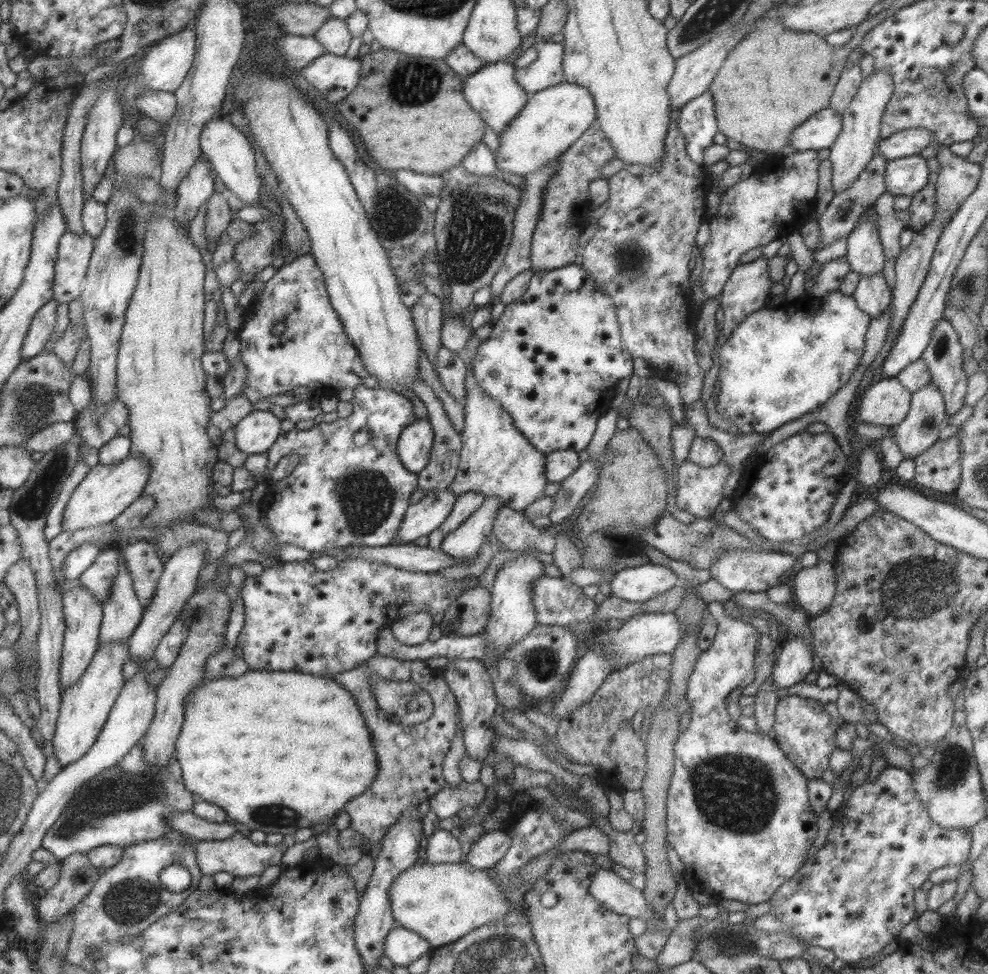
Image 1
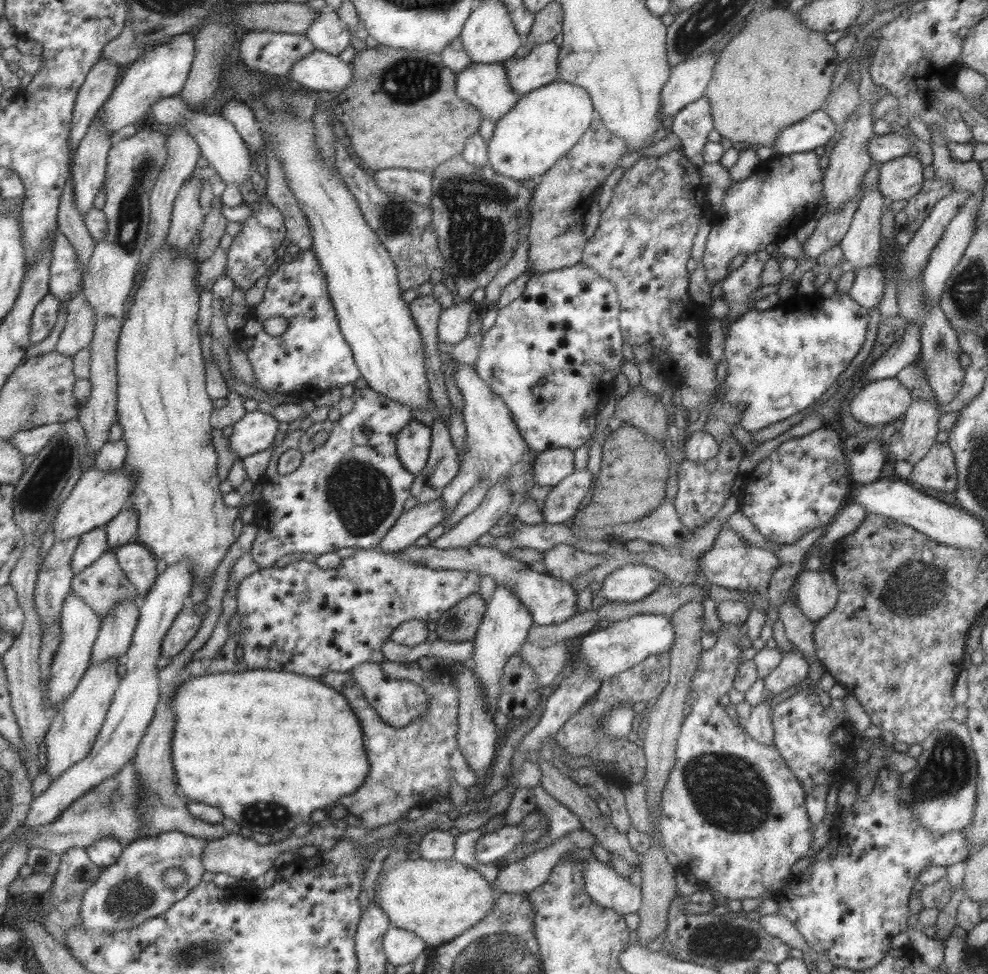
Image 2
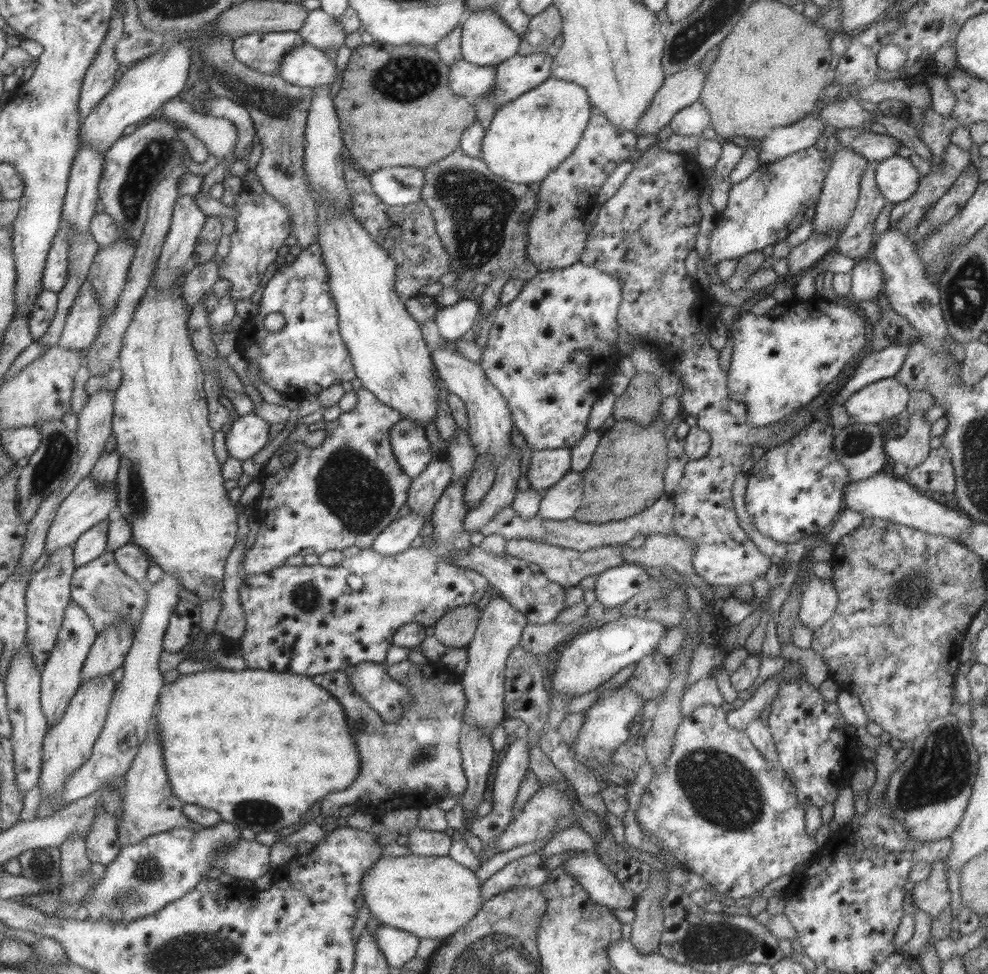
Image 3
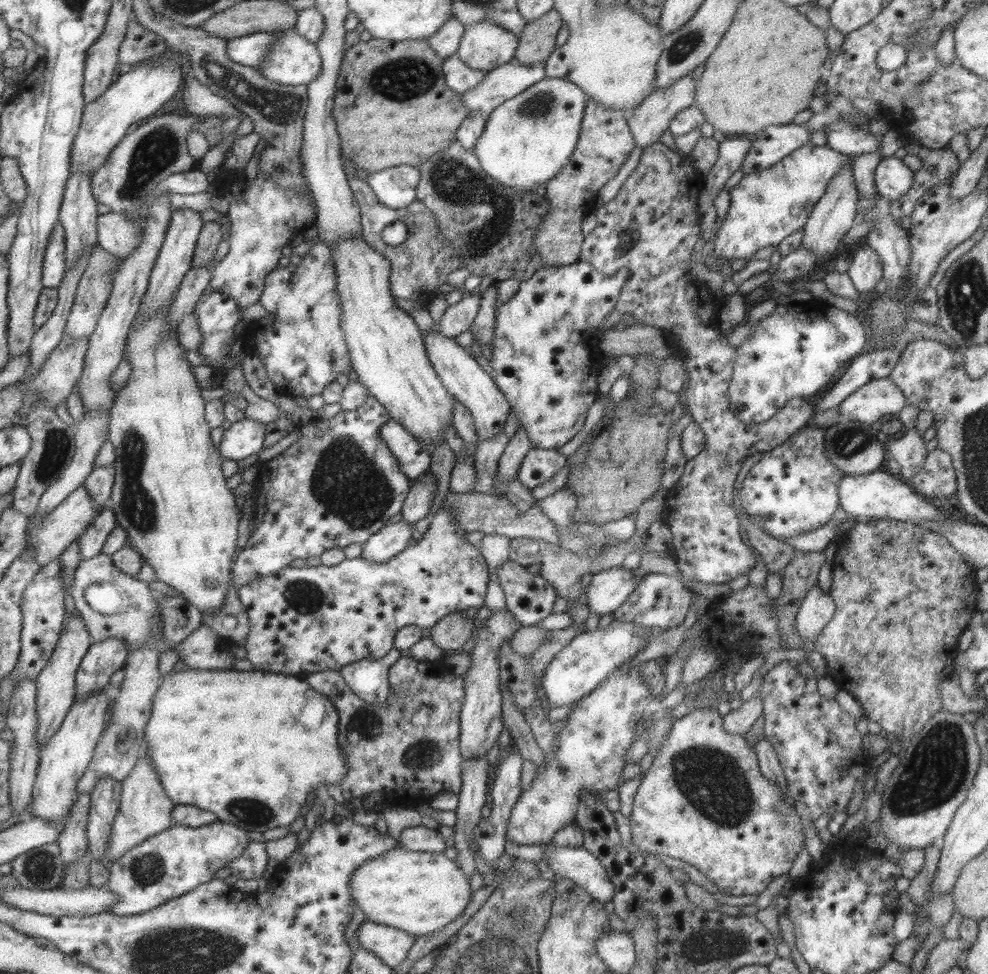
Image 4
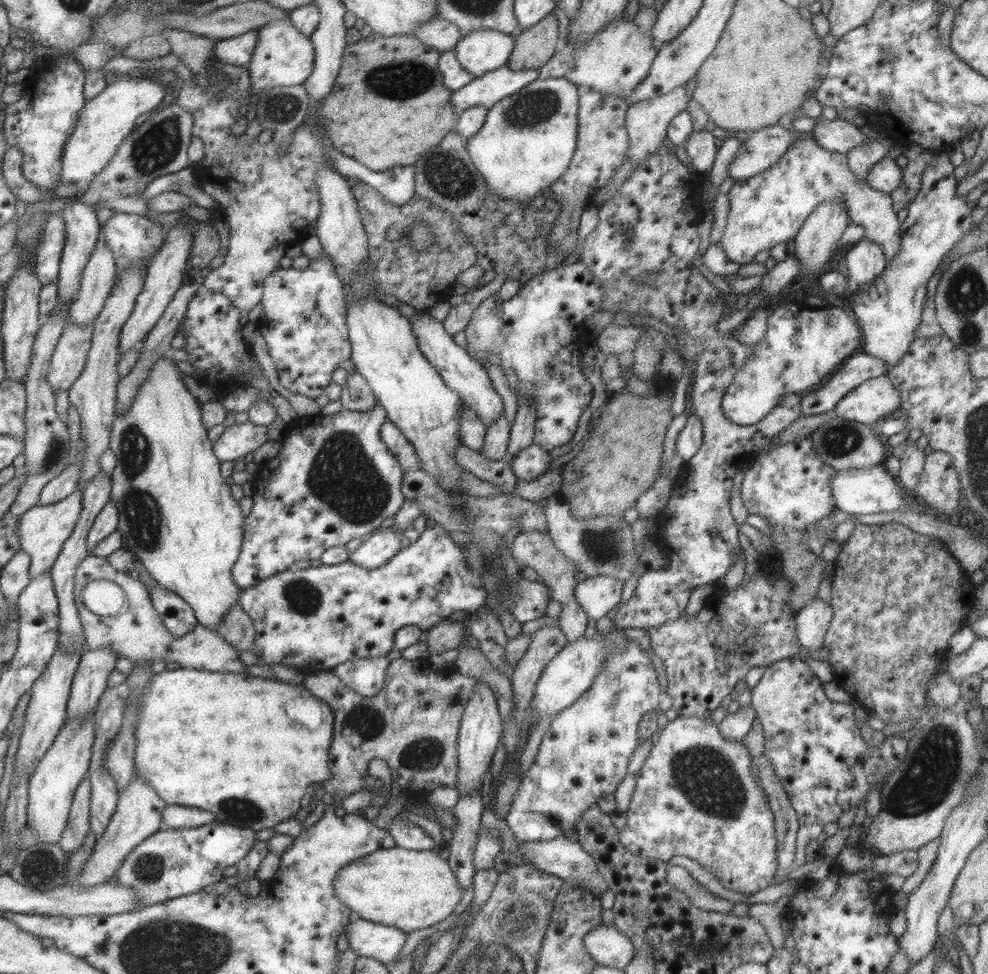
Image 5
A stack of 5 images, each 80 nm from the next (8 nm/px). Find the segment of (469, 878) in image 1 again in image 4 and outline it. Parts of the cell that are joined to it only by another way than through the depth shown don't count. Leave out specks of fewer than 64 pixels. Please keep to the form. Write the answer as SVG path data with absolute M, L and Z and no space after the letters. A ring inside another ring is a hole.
M403 848L389 849L387 852L383 852L383 854L380 854L379 856L374 856L373 859L366 860L366 862L361 866L355 868L348 880L348 890L350 890L349 896L352 898L352 901L354 904L359 906L361 912L364 914L364 918L369 922L385 926L392 926L393 928L402 930L407 934L413 935L414 937L423 936L424 934L429 934L430 932L439 930L442 926L445 926L447 923L453 921L456 916L459 916L462 913L462 910L465 908L465 905L470 899L468 879L463 876L463 873L459 870L458 865L455 864L453 859L445 857L443 852L415 852L408 851Z

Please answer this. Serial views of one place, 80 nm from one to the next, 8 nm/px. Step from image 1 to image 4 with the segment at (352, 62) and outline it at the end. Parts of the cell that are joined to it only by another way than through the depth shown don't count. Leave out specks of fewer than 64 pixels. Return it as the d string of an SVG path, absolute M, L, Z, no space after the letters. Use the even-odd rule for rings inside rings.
M293 27L276 30L274 36L276 41L269 48L269 52L265 53L257 68L259 75L267 81L281 85L306 86L309 82L313 82L313 78L317 78L317 74L321 71L321 58L315 45L303 36L299 36Z

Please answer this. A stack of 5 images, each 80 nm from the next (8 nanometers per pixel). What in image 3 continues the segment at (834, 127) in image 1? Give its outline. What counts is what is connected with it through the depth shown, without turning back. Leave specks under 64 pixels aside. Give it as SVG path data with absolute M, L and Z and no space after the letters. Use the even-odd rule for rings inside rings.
M807 116L794 124L773 128L765 138L756 142L758 145L756 160L759 166L813 146L825 126L827 125L821 123L819 116L816 118Z

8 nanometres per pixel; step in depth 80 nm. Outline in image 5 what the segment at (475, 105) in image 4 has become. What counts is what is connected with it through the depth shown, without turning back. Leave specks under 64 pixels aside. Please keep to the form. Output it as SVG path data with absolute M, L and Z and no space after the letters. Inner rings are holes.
M504 65L467 82L459 90L451 91L449 103L453 107L453 113L457 115L466 108L477 105L489 110L493 103L499 102L505 96L511 96L513 92L536 80L537 74L537 69L513 71Z

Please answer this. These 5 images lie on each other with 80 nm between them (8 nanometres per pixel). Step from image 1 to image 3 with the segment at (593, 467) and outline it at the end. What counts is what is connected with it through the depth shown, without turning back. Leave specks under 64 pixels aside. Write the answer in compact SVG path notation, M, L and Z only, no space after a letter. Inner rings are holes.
M569 470L540 498L537 514L544 519L565 520L574 516L582 503L582 476Z

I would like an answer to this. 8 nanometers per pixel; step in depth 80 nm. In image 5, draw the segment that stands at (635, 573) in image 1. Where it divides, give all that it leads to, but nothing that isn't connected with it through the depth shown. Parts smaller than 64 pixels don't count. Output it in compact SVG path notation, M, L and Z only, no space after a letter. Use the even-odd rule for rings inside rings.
M609 576L586 577L573 587L573 599L588 620L599 620L619 605L621 581Z

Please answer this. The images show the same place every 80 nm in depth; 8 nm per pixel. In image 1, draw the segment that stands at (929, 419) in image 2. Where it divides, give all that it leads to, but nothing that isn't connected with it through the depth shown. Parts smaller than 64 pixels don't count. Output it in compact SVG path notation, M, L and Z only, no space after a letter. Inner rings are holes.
M932 382L917 392L913 392L910 398L910 407L905 413L904 419L892 427L892 437L895 439L897 448L902 452L903 458L914 459L923 454L938 439L939 430L946 426L943 421L945 417L944 400Z

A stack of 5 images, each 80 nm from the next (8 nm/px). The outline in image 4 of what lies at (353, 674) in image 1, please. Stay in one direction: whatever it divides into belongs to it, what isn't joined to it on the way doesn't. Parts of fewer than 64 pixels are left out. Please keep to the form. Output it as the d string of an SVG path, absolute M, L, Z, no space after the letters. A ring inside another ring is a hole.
M401 656L397 659L390 668L388 673L388 685L390 693L386 696L386 703L384 705L374 705L364 700L361 700L352 690L345 684L341 674L335 670L325 670L322 672L313 672L313 674L303 676L307 681L307 684L319 694L326 696L334 705L337 711L337 740L340 752L344 756L344 765L346 766L345 774L340 778L337 784L326 784L326 790L328 796L333 798L337 804L344 804L352 800L353 798L361 798L363 795L371 792L381 793L381 802L385 807L399 807L399 808L416 808L417 806L429 804L428 802L438 792L454 792L458 794L461 783L462 783L462 761L463 758L460 755L459 750L459 715L460 710L464 701L464 688L463 688L463 676L447 676L443 672L437 672L437 670L431 670L429 674L421 672L421 664L417 662L415 668L409 666L409 660L407 656Z

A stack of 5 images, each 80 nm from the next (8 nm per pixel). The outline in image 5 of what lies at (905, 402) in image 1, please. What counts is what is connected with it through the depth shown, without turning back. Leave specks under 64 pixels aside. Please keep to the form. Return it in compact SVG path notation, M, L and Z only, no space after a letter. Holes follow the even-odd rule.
M887 374L870 378L865 380L852 388L849 392L845 393L839 399L839 402L834 406L835 416L855 421L864 425L871 425L873 422L879 422L880 418L883 418L892 412L898 410L900 405L899 391L891 384Z

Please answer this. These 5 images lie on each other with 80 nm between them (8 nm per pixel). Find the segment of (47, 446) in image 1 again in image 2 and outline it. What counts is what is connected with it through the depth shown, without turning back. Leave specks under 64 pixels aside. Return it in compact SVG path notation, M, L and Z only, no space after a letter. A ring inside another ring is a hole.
M57 422L16 432L8 441L28 460L36 455L55 433L62 432L62 423Z

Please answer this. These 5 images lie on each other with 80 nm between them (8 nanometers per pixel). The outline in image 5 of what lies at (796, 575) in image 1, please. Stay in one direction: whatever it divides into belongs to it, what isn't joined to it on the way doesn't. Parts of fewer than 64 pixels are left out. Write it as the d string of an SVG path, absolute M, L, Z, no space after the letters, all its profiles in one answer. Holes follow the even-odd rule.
M817 596L807 602L795 615L795 634L798 643L815 654L822 647L827 628L833 616L830 603L821 601Z

